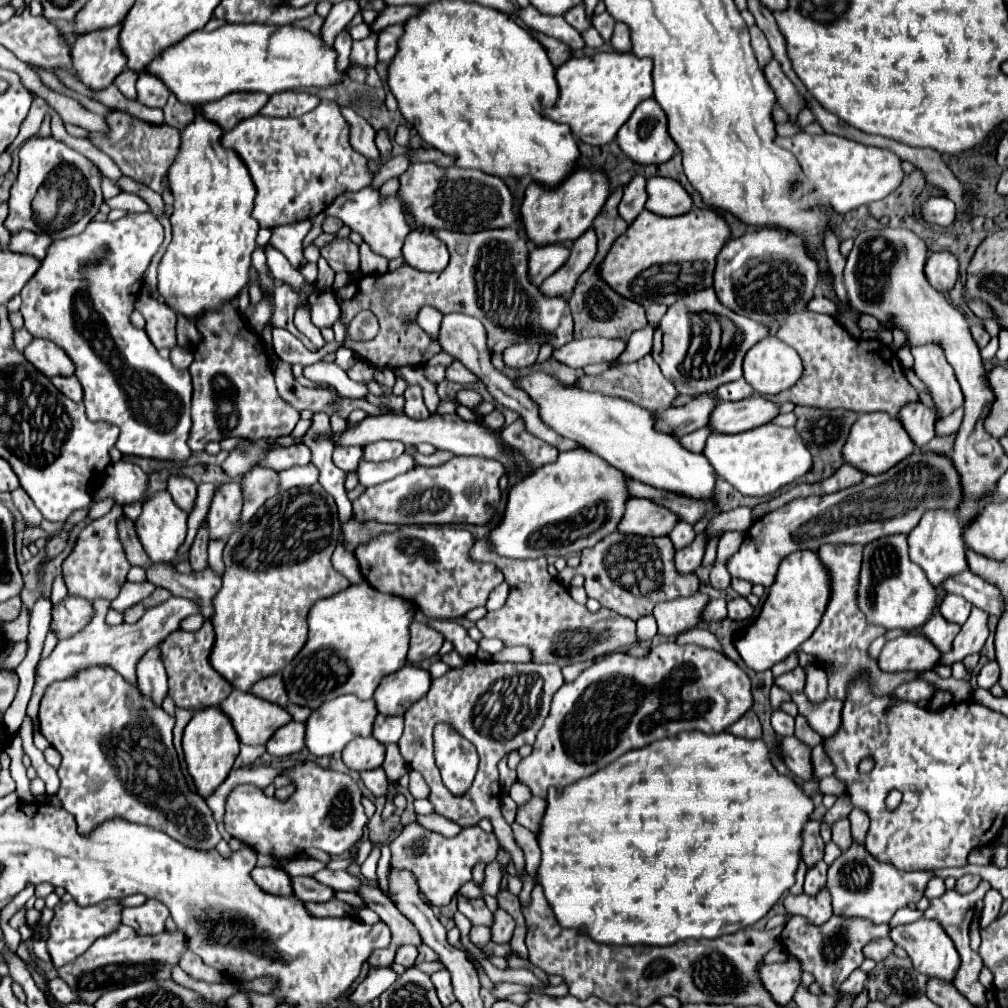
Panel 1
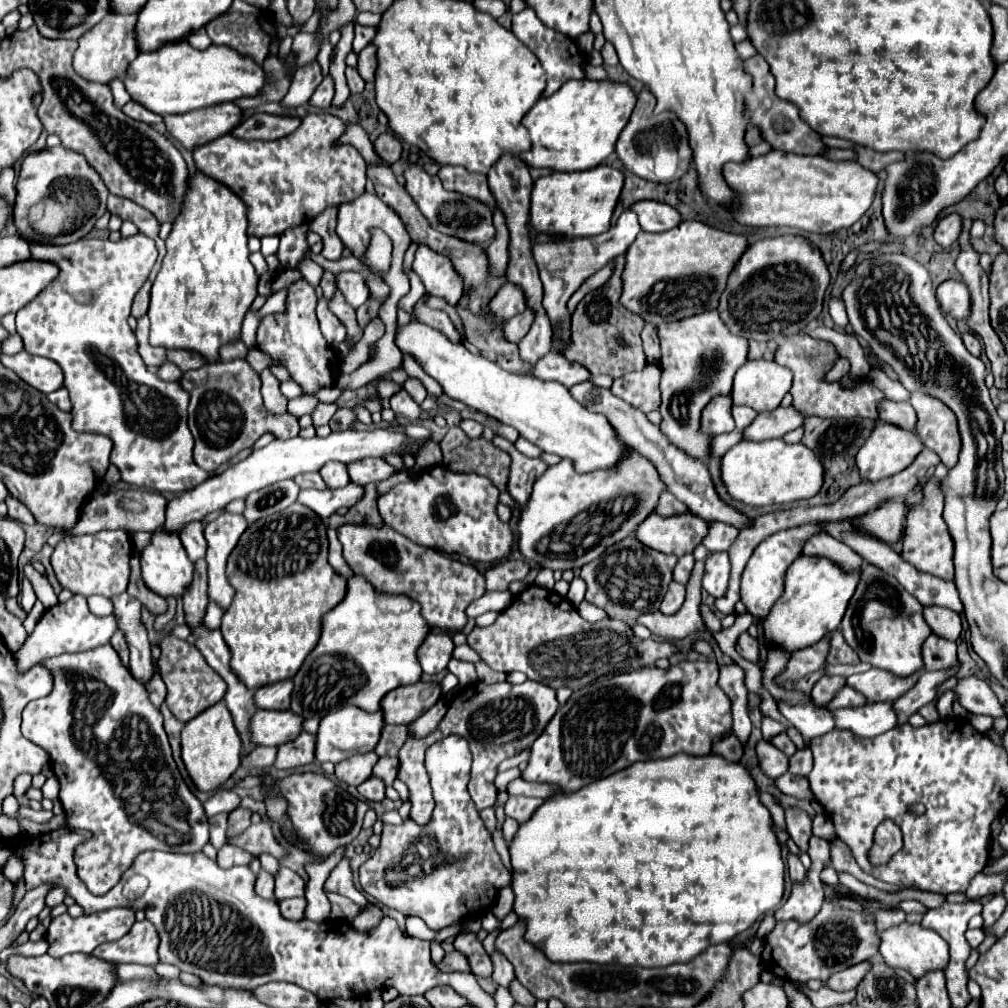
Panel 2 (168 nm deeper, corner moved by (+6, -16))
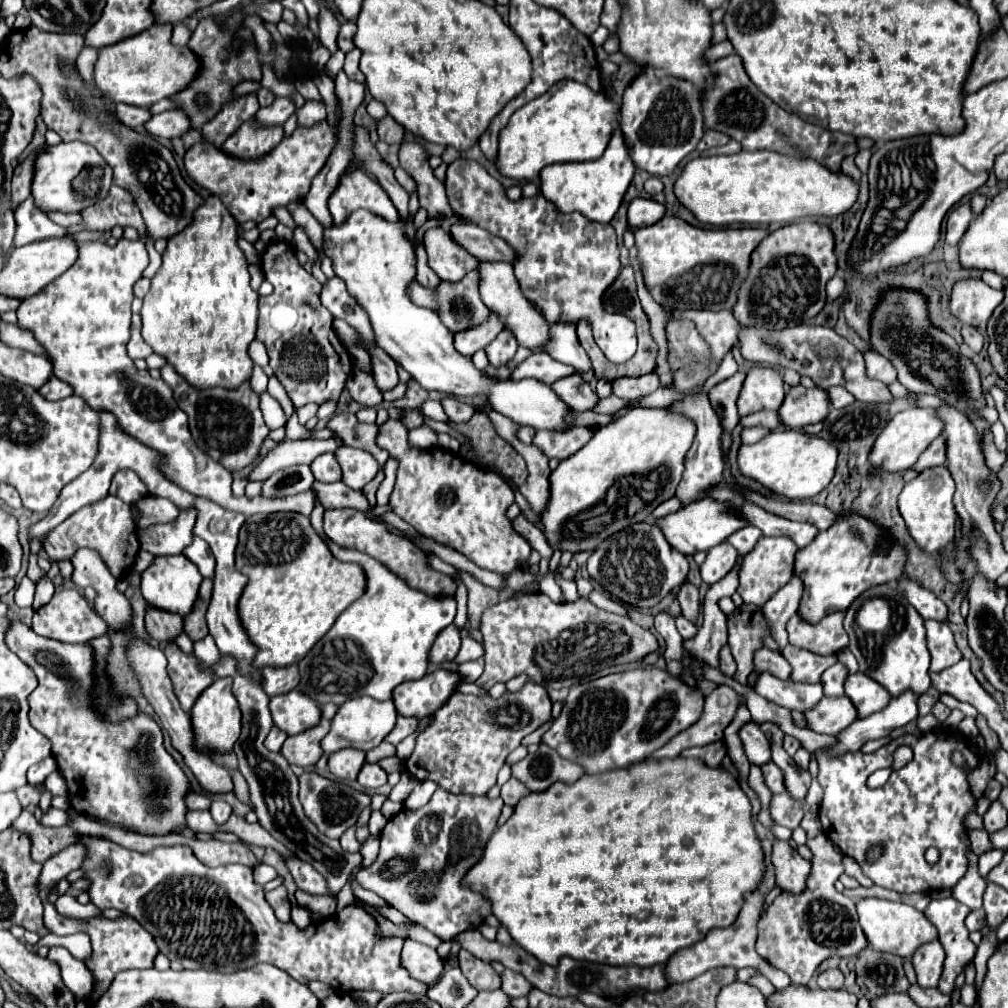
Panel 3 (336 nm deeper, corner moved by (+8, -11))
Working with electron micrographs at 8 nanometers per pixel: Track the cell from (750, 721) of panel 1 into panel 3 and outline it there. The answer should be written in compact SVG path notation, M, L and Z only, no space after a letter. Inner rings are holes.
M717 741L717 743L709 743L709 745L703 745L703 747L693 747L693 749L687 749L681 753L683 757L701 757L705 759L705 763L709 767L719 767L721 761L727 757L727 747L723 741Z

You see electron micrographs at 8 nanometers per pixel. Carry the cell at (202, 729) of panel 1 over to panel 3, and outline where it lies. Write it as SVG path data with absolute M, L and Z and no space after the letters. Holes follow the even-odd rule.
M215 679L213 685L209 685L193 705L191 717L193 731L197 735L197 751L205 751L207 755L229 753L241 733L241 711L237 699L231 693L231 679Z

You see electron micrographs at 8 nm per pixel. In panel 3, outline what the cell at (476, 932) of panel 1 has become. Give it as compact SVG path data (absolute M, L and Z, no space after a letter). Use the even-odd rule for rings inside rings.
M407 939L403 953L401 953L401 963L411 973L411 977L415 977L427 985L433 985L443 971L445 959L439 957L435 949L427 947L423 943L417 943L413 939Z

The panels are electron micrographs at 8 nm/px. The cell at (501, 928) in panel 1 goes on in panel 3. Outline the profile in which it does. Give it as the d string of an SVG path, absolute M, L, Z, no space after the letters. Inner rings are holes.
M509 969L501 973L501 991L507 993L509 997L523 997L529 993L529 989L531 989L531 983L523 975L517 975L515 971L509 971Z

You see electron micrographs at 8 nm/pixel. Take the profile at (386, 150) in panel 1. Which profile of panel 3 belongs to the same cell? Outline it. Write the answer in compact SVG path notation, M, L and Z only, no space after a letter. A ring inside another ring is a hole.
M385 117L377 123L377 133L379 133L379 139L389 143L389 145L399 145L403 141L403 133L405 129L393 119L393 117Z

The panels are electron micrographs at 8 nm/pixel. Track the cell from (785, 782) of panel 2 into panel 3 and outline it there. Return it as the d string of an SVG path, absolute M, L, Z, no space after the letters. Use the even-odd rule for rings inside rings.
M767 763L761 767L765 775L765 783L773 793L785 793L785 779L781 775L781 769L775 763Z

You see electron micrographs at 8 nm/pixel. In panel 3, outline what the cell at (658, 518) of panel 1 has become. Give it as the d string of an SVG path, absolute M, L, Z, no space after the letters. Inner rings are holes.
M699 499L697 503L689 503L681 507L679 511L657 519L657 525L661 527L665 539L669 539L669 545L681 551L683 555L693 555L697 551L709 551L711 547L723 543L731 533L745 527L745 521L729 509L727 503L717 503L713 499Z

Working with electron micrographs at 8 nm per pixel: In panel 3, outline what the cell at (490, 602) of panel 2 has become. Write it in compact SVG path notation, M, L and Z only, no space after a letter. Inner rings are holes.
M329 541L329 549L337 559L361 565L367 585L365 593L337 617L331 631L299 661L301 681L297 689L319 705L329 701L341 705L347 699L363 695L387 701L399 683L421 679L427 673L427 653L437 633L453 623L457 613L456 600L439 601L411 589L385 565L361 551L341 549L333 541Z

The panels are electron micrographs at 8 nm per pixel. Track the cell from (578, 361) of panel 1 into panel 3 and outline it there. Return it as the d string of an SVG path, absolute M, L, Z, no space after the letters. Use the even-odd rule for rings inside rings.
M533 353L529 355L523 363L517 365L517 369L513 371L513 379L525 379L525 377L533 377L533 379L541 379L543 383L551 385L557 379L569 377L573 375L573 367L559 363L555 359L551 359L547 353Z

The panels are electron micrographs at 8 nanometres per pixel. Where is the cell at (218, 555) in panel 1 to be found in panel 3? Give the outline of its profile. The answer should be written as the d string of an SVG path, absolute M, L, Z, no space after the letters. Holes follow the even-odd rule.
M207 635L207 639L201 639L201 643L193 643L195 647L195 655L199 657L199 661L207 667L211 667L213 663L217 663L219 659L219 651L217 651L217 645L213 643L213 637Z

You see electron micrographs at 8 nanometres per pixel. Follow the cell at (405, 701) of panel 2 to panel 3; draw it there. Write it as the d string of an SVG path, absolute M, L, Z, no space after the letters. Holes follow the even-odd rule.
M437 669L423 679L405 681L393 689L393 703L403 717L425 717L437 711L455 691L459 675L453 671Z

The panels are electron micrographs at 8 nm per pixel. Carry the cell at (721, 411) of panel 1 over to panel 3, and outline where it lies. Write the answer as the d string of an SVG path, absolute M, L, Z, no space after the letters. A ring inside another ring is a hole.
M803 385L791 387L779 407L781 423L789 429L801 429L809 423L819 423L829 411L829 399L823 389L805 389Z

